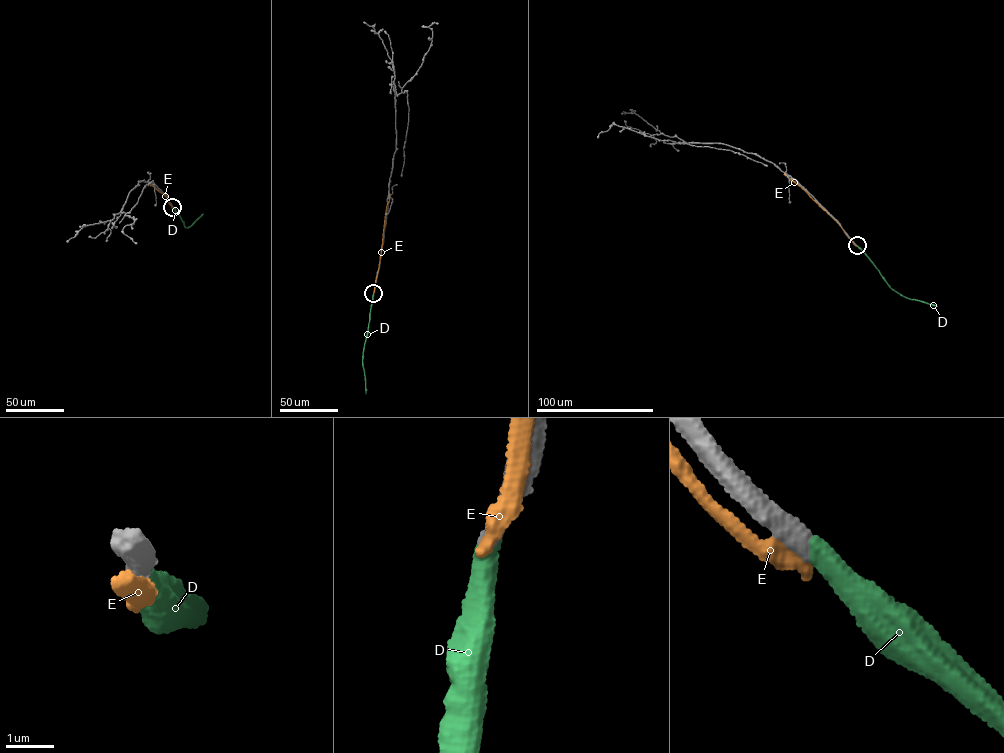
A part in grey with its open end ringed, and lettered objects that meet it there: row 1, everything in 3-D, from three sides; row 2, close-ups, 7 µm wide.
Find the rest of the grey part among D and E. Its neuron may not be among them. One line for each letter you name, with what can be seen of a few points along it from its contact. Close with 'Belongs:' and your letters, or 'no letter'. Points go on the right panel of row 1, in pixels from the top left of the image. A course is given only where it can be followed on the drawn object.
D: it runs (857, 245), (892, 288), (908, 298), (937, 306)
Belongs: D

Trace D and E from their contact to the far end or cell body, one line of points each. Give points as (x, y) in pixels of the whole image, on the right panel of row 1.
D: (857, 245), (892, 288), (908, 298), (937, 306)
E: (856, 245), (835, 220), (784, 174)

